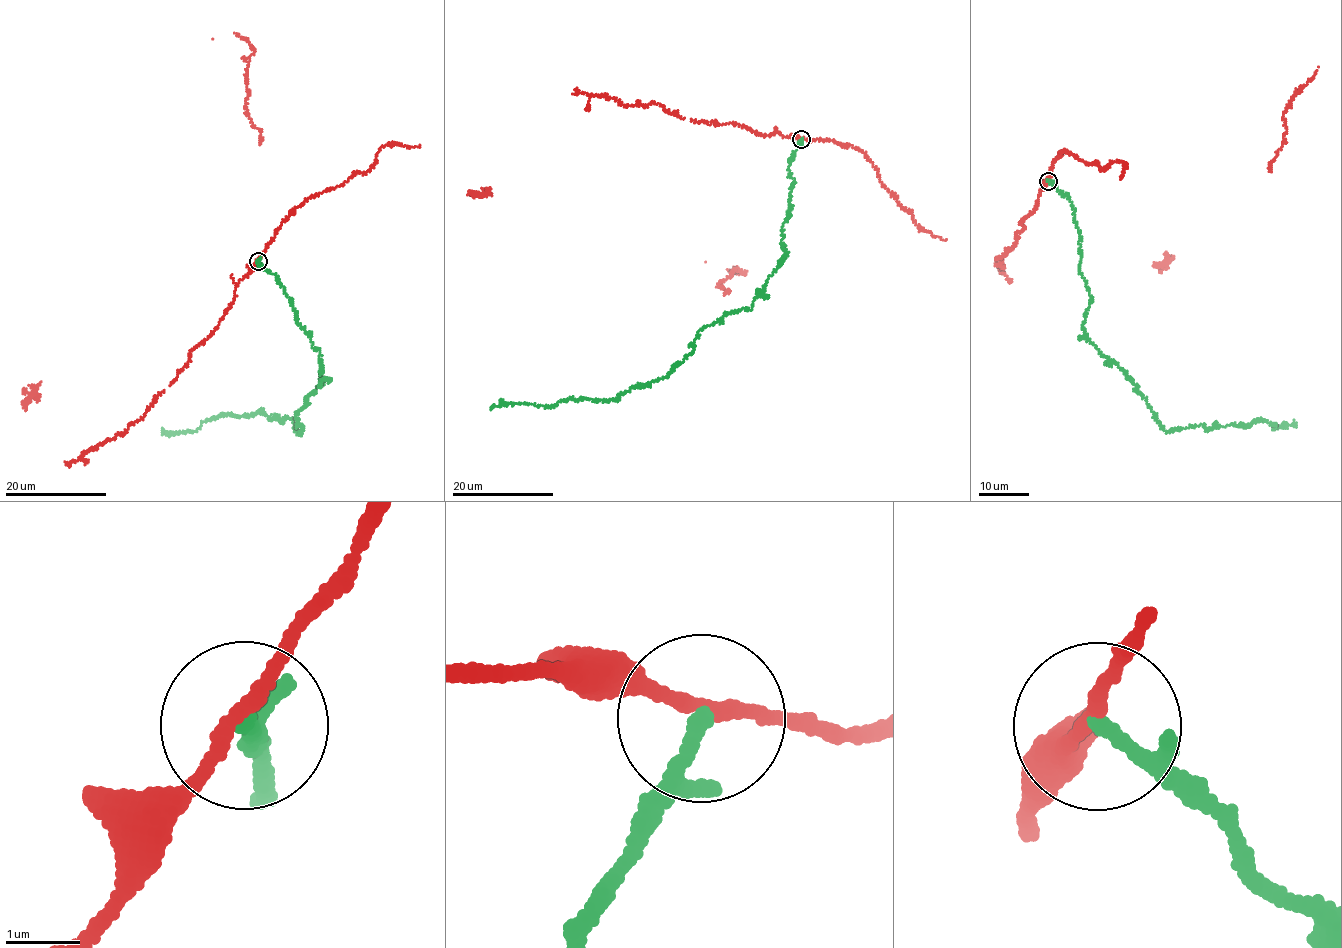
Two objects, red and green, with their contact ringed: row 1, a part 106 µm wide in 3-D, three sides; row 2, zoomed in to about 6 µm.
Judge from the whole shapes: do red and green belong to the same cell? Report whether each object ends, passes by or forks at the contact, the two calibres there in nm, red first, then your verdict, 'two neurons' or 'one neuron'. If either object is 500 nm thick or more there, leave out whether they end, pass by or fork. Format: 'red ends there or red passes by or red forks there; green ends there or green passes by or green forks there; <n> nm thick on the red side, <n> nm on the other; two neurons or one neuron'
red passes by; green passes by; 180 nm thick on the red side, 140 nm on the other; two neurons

